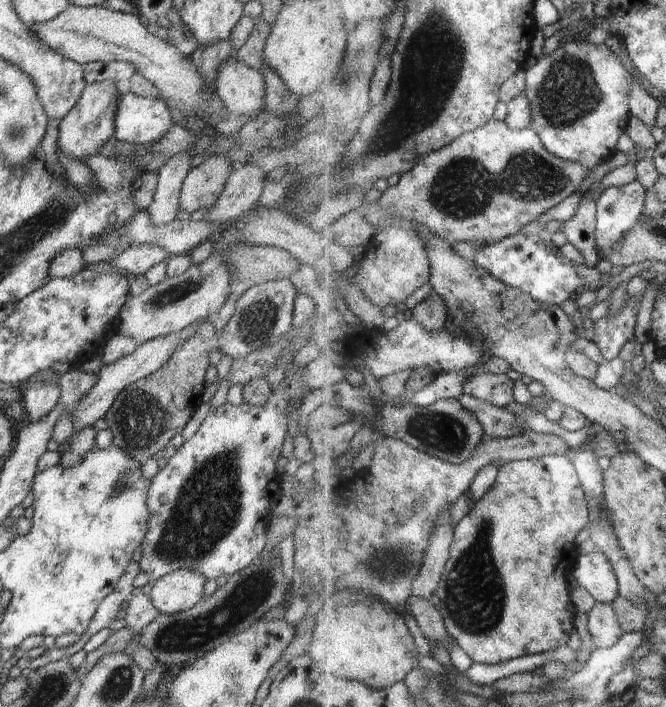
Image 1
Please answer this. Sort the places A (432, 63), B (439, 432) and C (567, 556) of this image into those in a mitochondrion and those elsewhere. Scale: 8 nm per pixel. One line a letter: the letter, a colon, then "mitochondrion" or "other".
A: mitochondrion
B: mitochondrion
C: other

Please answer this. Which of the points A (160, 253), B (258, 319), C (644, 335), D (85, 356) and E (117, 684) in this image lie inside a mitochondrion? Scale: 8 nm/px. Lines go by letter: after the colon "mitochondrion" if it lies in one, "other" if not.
A: other
B: mitochondrion
C: other
D: other
E: mitochondrion

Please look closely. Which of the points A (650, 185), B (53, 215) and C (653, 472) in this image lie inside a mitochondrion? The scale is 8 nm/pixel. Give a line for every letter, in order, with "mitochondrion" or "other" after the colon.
A: other
B: mitochondrion
C: other

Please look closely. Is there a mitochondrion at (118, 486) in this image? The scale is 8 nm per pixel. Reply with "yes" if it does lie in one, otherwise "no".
yes

